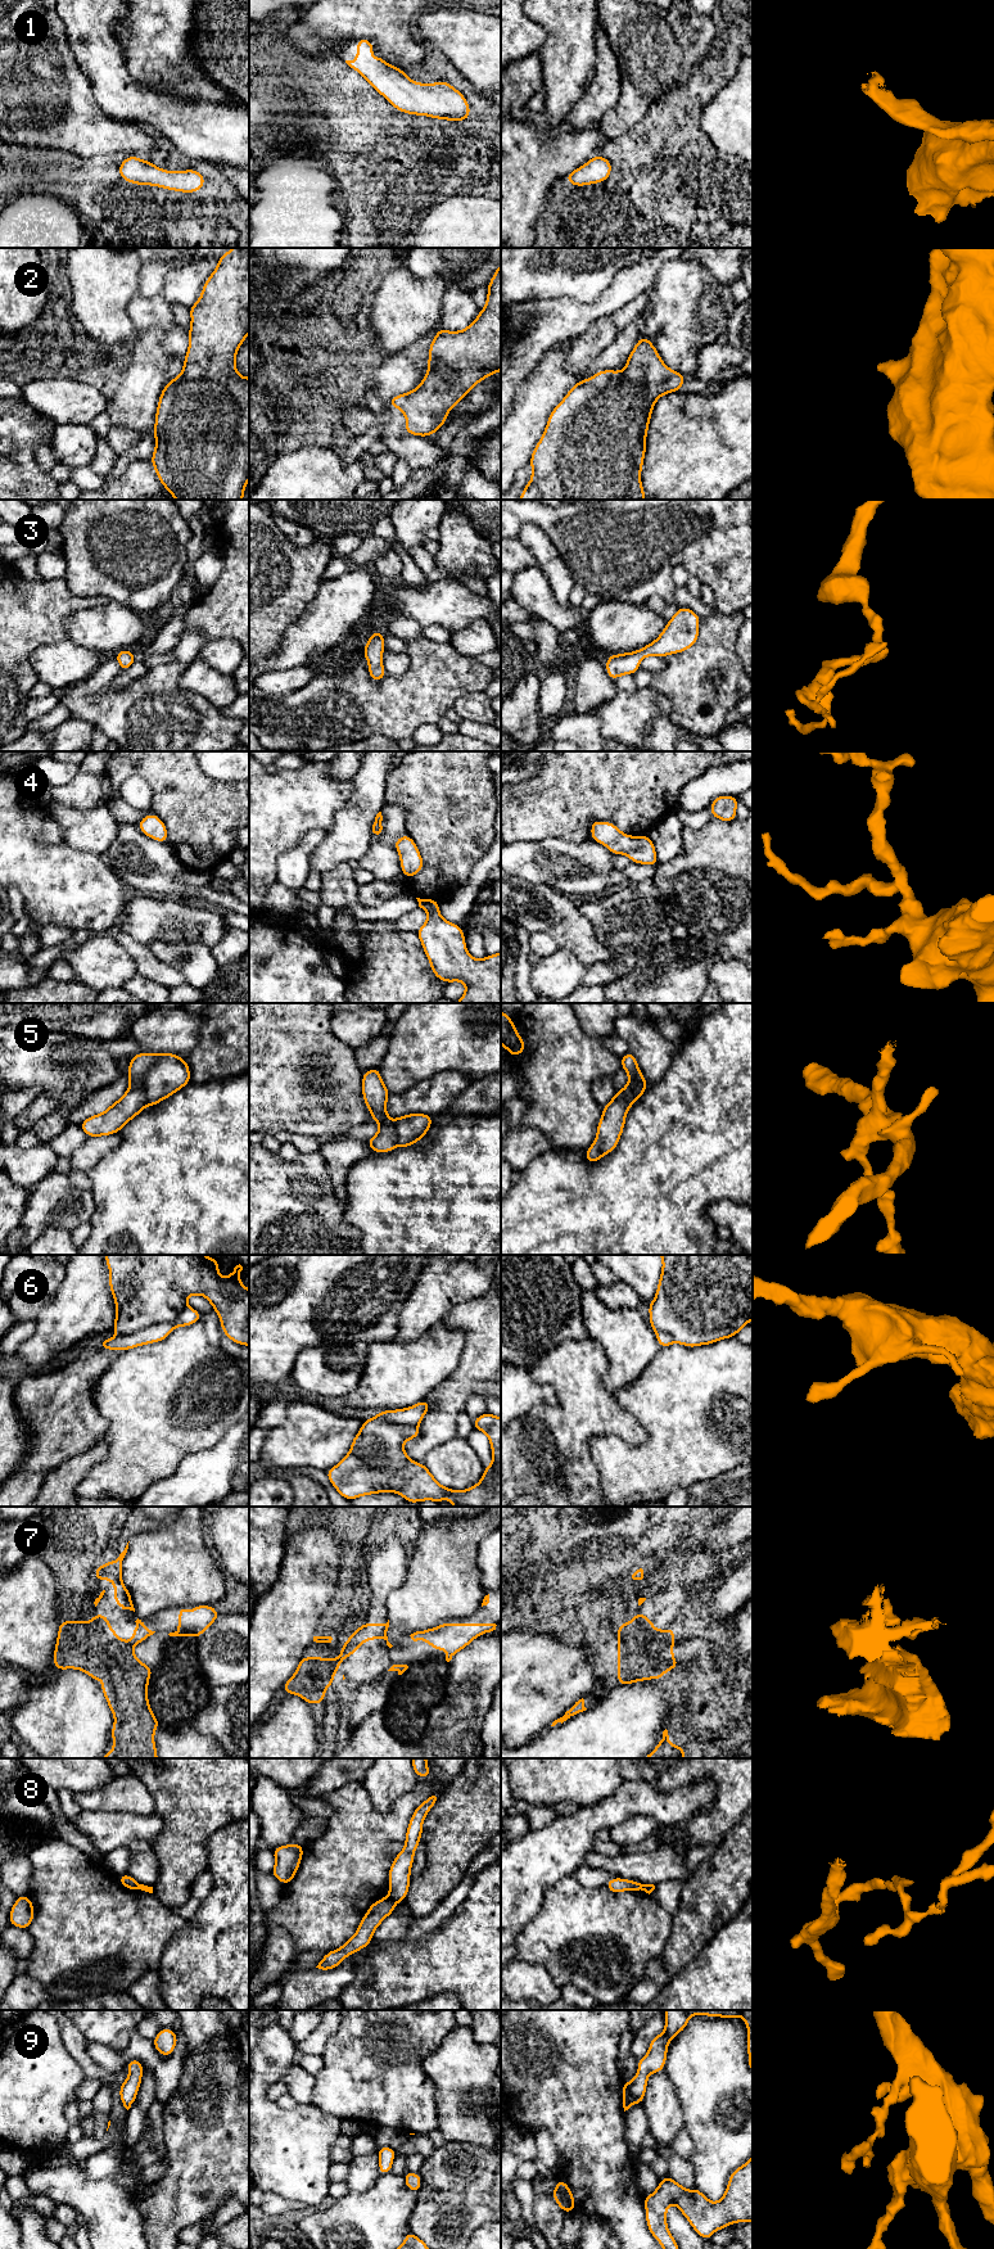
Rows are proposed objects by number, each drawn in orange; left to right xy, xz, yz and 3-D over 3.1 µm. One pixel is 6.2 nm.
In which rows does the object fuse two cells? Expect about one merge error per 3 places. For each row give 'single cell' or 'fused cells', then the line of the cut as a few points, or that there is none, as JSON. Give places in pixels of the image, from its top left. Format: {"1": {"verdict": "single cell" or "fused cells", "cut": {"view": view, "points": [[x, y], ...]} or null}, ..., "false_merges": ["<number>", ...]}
{"1": {"verdict": "single cell", "cut": null}, "2": {"verdict": "single cell", "cut": null}, "3": {"verdict": "single cell", "cut": null}, "4": {"verdict": "single cell", "cut": null}, "5": {"verdict": "fused cells", "cut": {"view": "xy", "points": [[159, 1055], [144, 1078], [147, 1105]]}}, "6": {"verdict": "single cell", "cut": null}, "7": {"verdict": "fused cells", "cut": {"view": "xz", "points": [[355, 1633], [348, 1647], [342, 1653], [342, 1658]]}}, "8": {"verdict": "fused cells", "cut": {"view": "xz", "points": [[388, 1897], [394, 1902]]}}, "9": {"verdict": "single cell", "cut": null}, "false_merges": ["5", "7", "8"]}

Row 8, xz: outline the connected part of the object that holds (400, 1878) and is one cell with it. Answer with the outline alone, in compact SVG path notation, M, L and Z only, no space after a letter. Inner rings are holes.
M434 1792L414 1811L407 1832L405 1848L394 1857L388 1871L389 1875L389 1898L394 1902L405 1901L407 1897L411 1877L410 1870L414 1865L415 1850L419 1847L423 1834L423 1823L428 1812L440 1798L438 1792Z

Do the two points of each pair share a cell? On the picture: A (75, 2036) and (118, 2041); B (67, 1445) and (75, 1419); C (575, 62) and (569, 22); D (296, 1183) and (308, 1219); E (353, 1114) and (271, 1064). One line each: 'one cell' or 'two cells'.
A: two cells
B: one cell
C: one cell
D: one cell
E: one cell

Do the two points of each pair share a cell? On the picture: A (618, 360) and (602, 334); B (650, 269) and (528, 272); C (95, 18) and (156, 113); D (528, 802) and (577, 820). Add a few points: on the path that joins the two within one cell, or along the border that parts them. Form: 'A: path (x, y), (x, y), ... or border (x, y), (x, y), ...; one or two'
A: border (619, 332), (599, 355); two
B: border (638, 261), (622, 266), (613, 280), (599, 294); two
C: path (95, 44), (105, 70), (130, 94); one
D: path (540, 805), (563, 805), (565, 808); one

